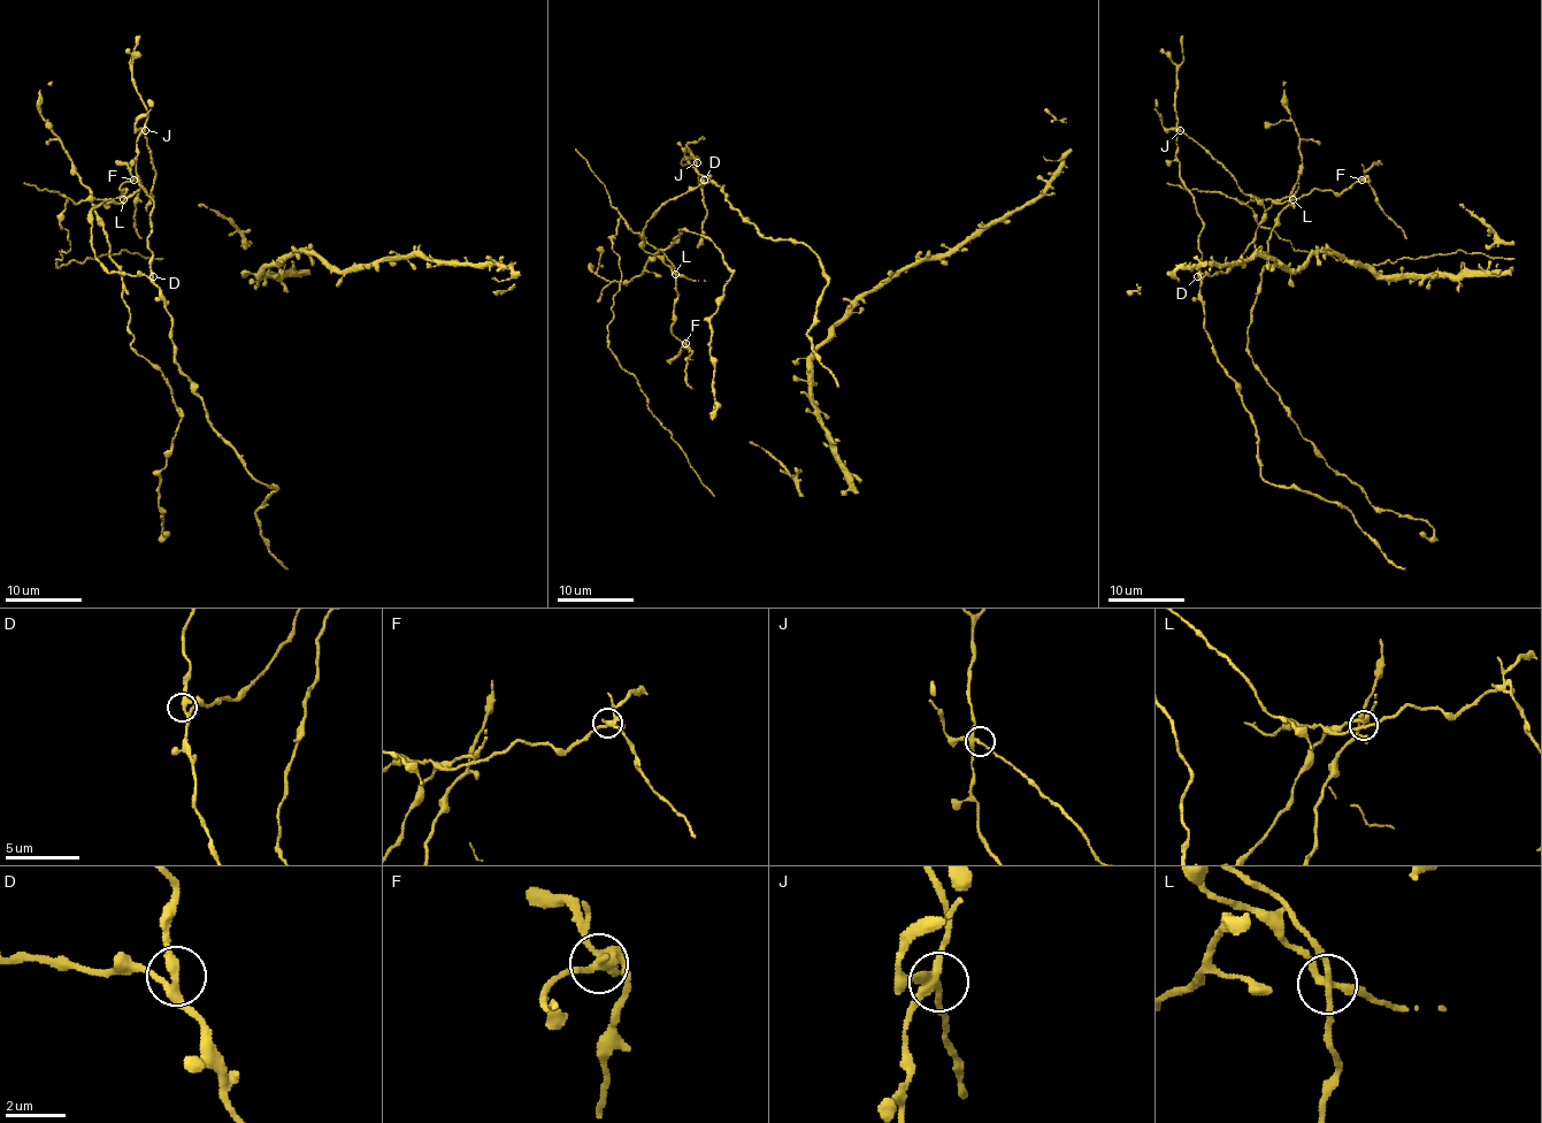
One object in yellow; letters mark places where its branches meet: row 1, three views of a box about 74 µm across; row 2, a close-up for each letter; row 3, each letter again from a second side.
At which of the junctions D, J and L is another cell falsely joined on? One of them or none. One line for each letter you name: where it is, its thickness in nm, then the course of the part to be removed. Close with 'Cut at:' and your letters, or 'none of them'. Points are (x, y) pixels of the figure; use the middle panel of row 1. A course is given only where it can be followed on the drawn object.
L: place (675, 274); calibre 240 nm; course (675, 275), (662, 252), (619, 220), (611, 242), (622, 276), (607, 346), (636, 377), (647, 410), (713, 495)
Cut at: L

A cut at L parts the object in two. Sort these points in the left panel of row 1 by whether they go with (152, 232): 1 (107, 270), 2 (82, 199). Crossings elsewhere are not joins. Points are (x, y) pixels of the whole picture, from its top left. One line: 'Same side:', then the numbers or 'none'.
Same side: 1

